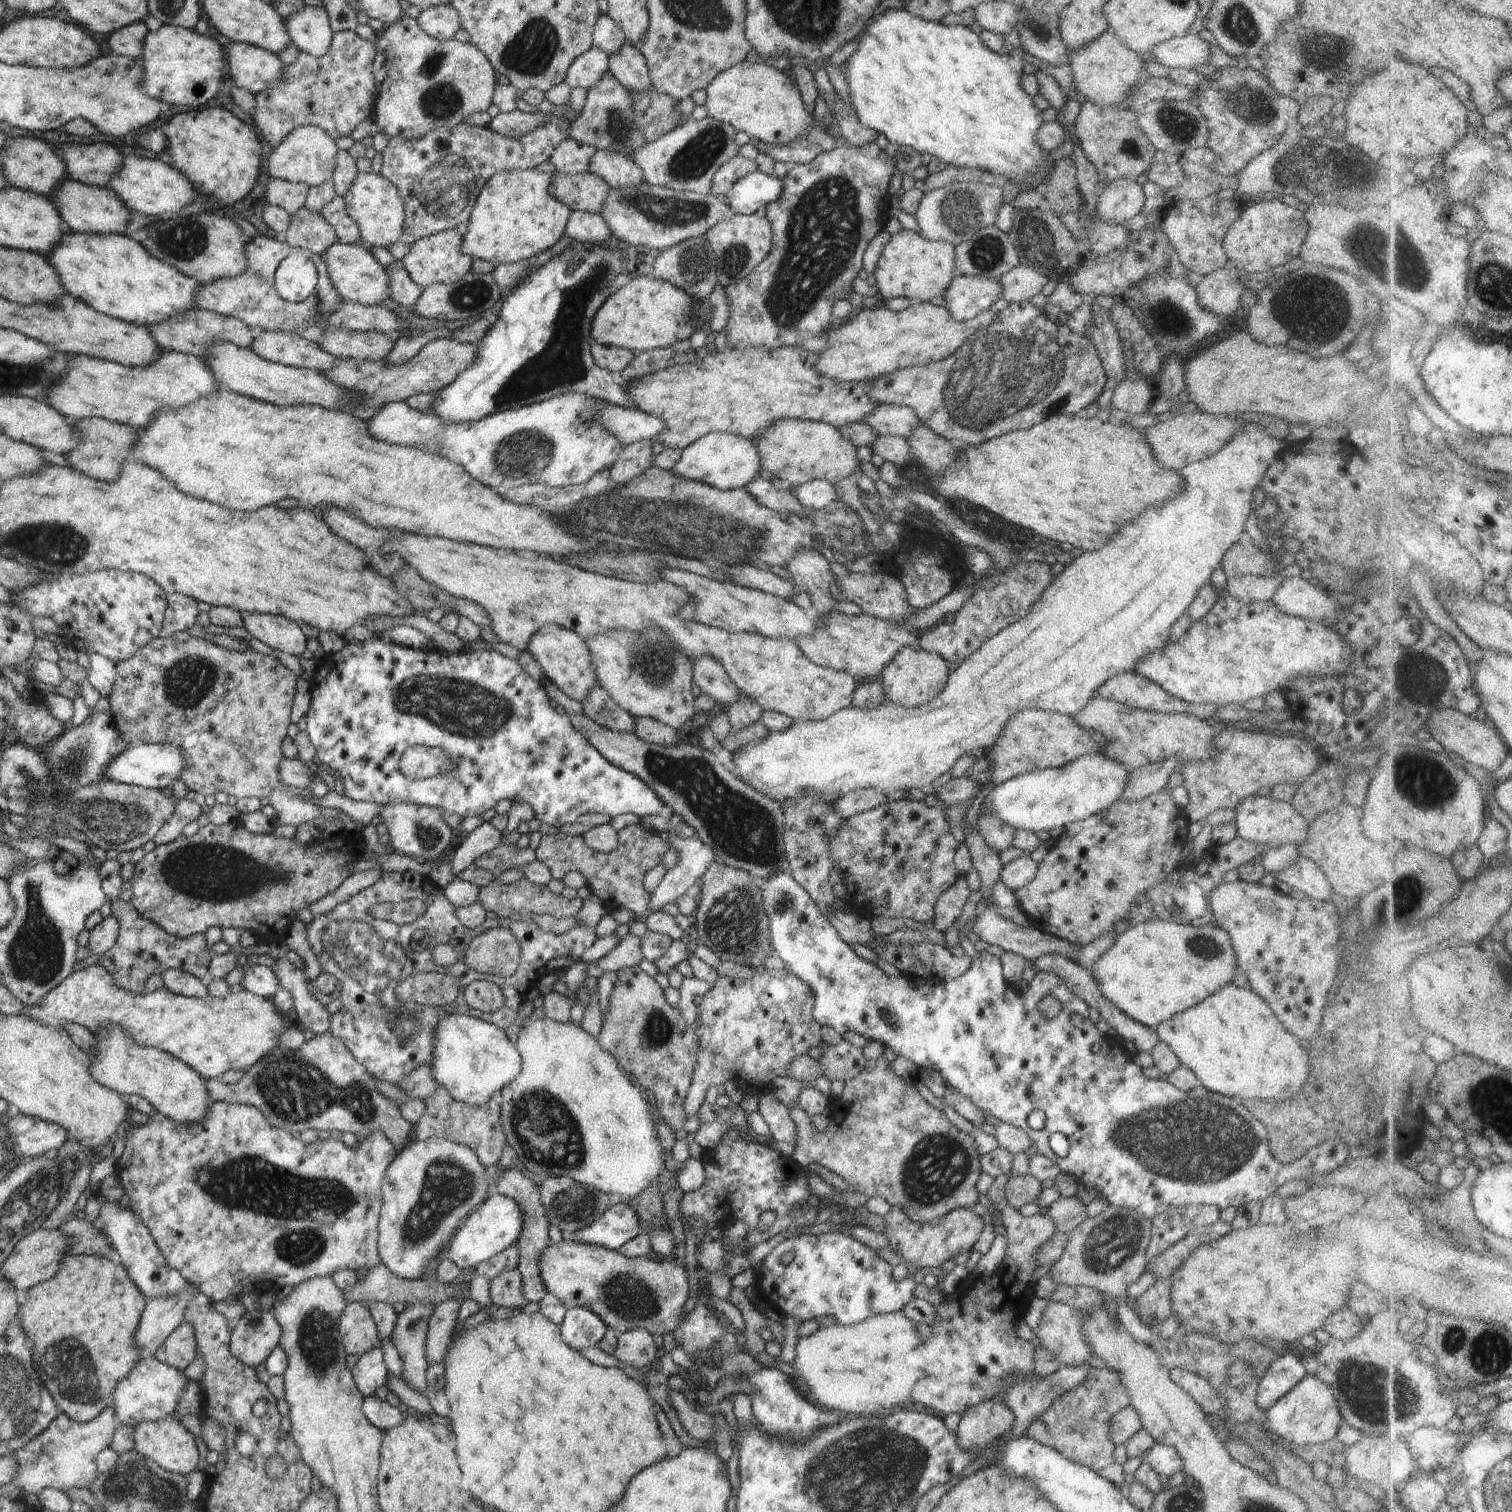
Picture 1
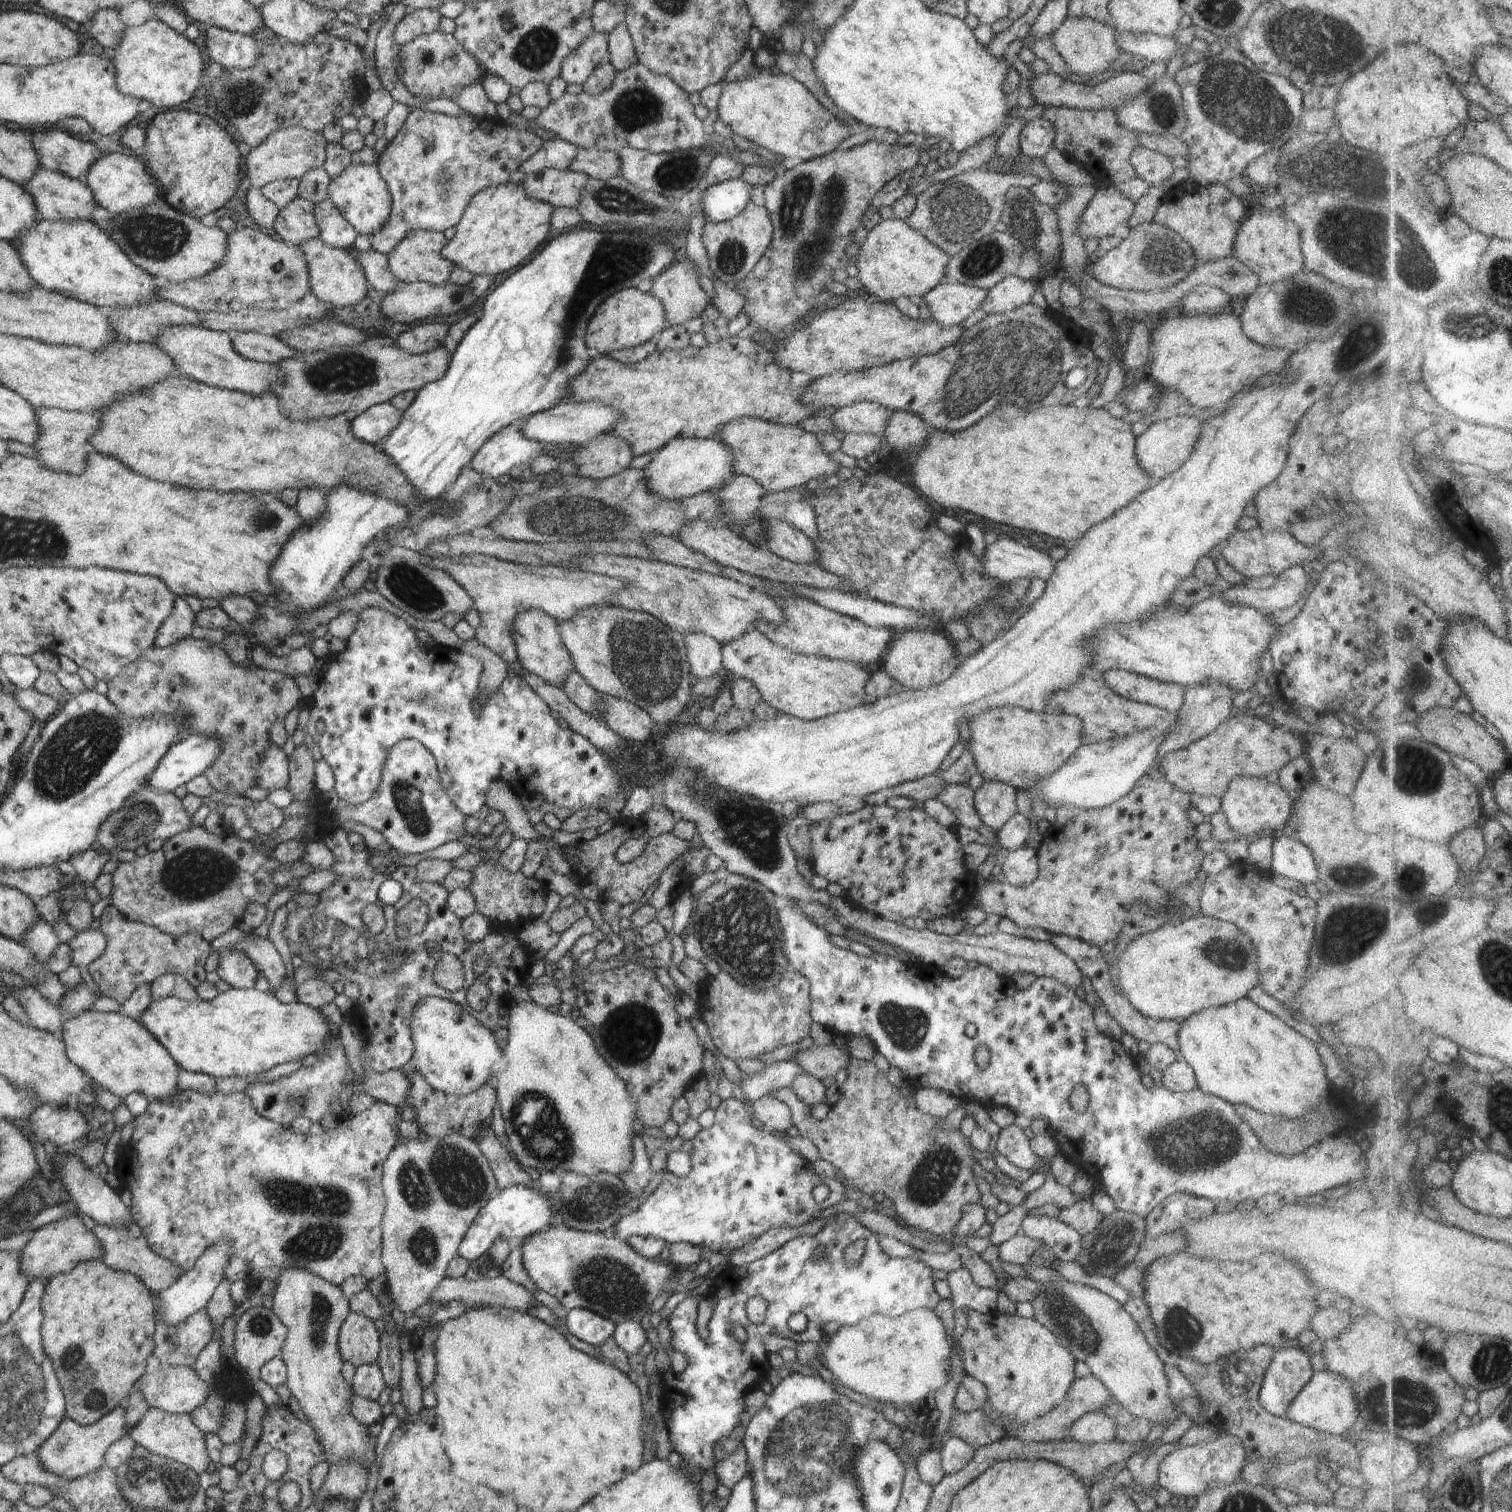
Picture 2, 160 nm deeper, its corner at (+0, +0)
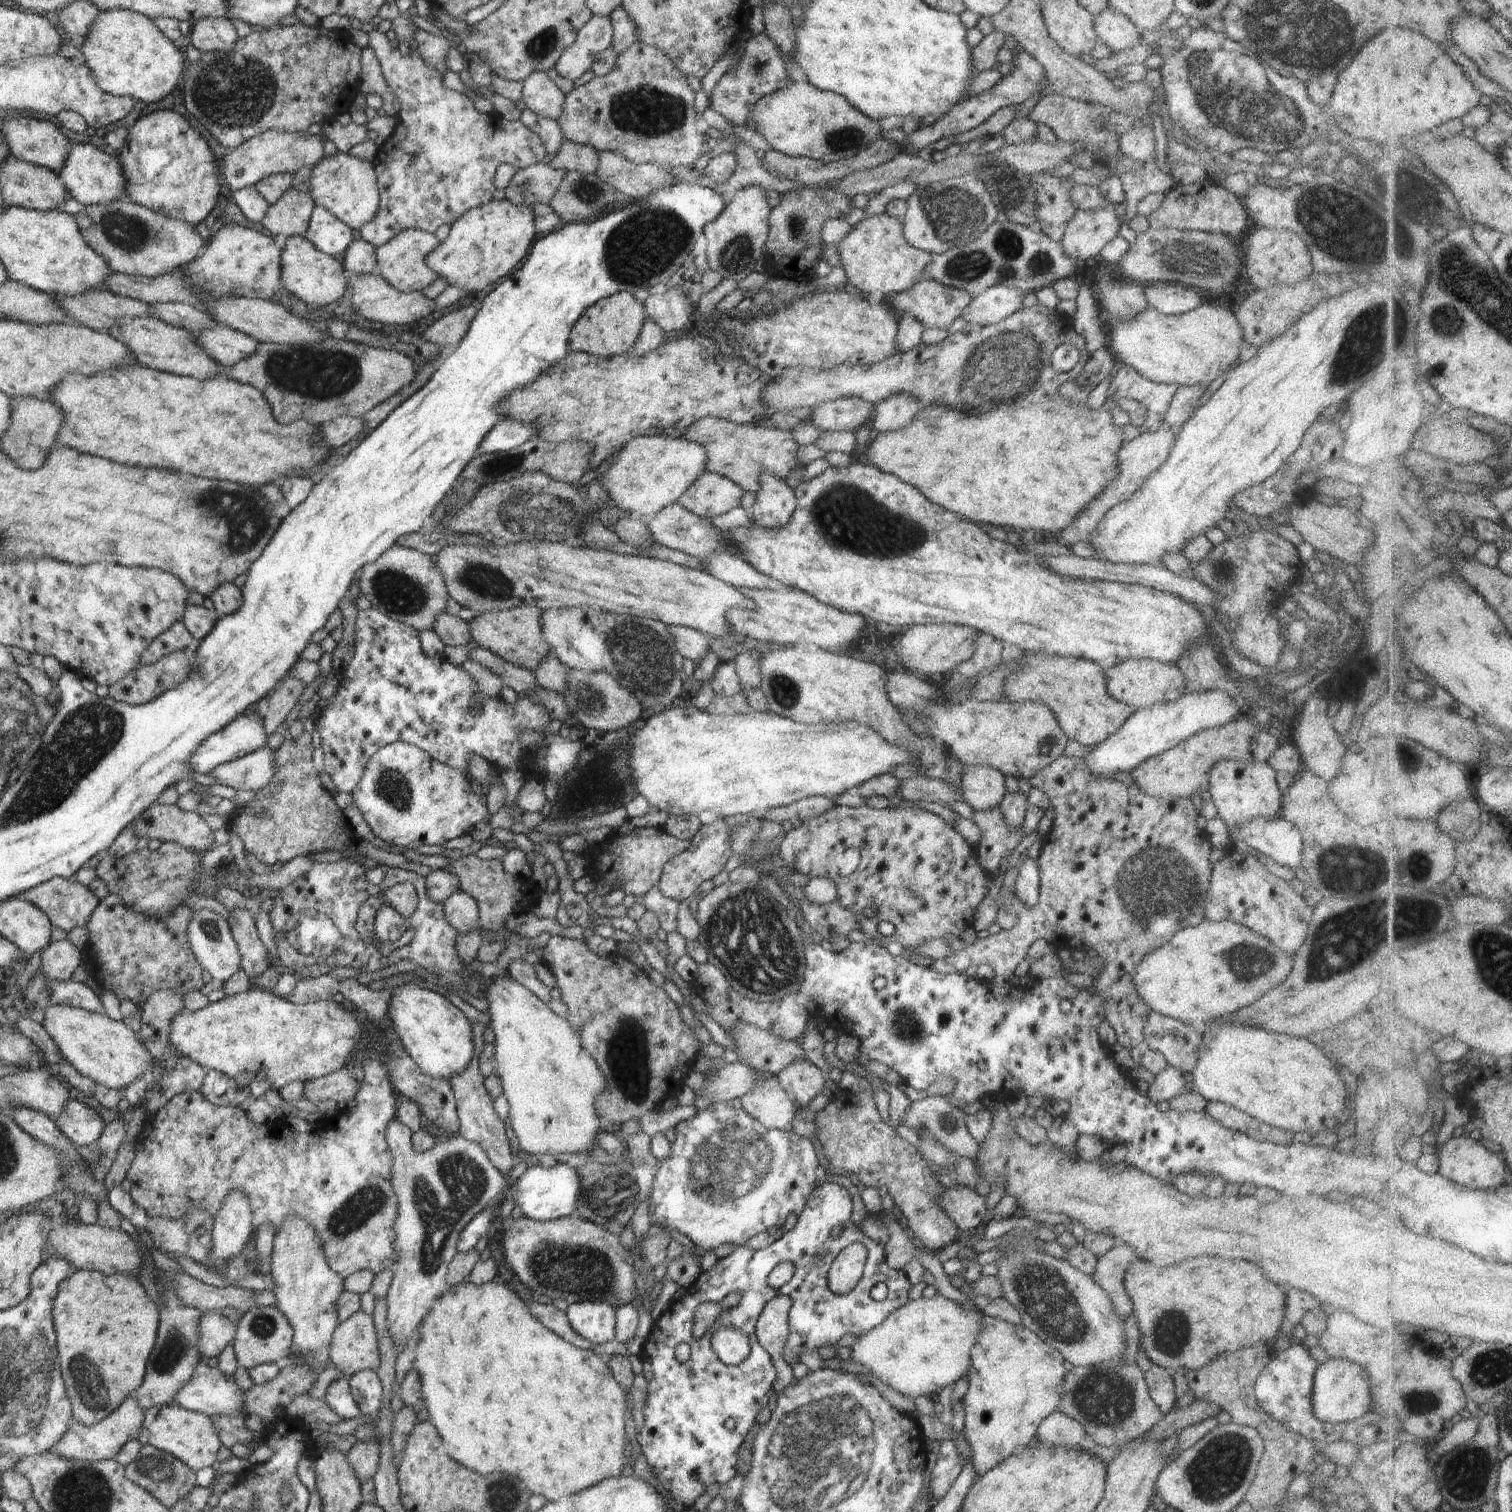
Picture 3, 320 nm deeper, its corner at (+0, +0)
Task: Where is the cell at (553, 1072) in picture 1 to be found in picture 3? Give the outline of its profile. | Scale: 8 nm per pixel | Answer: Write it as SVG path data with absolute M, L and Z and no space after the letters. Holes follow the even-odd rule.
M495 976L485 998L490 1014L489 1026L495 1036L492 1066L500 1077L504 1096L508 1099L509 1118L520 1148L535 1155L585 1153L595 1143L595 1136L602 1131L595 1098L605 1089L605 1080L596 1061L584 1050L579 1037L563 1017L554 1013L512 977Z

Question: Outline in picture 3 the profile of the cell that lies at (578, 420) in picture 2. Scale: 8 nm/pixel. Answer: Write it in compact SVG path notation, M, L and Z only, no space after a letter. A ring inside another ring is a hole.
M504 419L495 424L491 431L484 436L476 454L496 454L515 449L517 446L524 444L524 442L535 438L536 433L537 430L534 425L518 422L514 419Z

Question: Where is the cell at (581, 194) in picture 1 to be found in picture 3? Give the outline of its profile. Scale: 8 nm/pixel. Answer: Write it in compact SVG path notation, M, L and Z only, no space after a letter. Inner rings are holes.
M548 162L518 169L504 189L505 198L519 207L548 205L566 173L564 169L552 168Z

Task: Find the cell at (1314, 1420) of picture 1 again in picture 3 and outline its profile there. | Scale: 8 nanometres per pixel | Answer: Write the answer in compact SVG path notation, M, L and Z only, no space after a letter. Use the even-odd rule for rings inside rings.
M1332 1358L1317 1366L1311 1399L1316 1418L1333 1425L1355 1421L1372 1410L1373 1404L1366 1371L1351 1360Z

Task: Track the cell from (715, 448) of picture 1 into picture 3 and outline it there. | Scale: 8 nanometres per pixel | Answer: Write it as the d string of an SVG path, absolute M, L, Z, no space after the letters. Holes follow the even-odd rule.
M656 435L656 436L639 436L617 450L617 453L612 454L615 458L612 465L599 474L600 484L605 490L611 502L622 512L626 514L656 514L661 508L677 502L678 497L695 483L696 477L700 473L704 473L705 460L707 459L704 447L686 439L675 439L672 437Z

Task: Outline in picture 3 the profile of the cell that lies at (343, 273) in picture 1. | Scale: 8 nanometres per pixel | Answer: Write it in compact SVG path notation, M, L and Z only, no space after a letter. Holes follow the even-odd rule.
M304 236L286 237L280 260L281 284L296 298L308 304L321 306L339 301L342 296L345 296L347 278L341 258L336 259L324 254Z

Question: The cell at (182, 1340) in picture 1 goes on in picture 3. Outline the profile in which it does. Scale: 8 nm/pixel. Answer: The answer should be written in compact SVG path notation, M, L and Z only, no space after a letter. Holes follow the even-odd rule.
M208 1311L201 1314L197 1349L202 1358L218 1358L226 1346L233 1344L237 1326L220 1312Z

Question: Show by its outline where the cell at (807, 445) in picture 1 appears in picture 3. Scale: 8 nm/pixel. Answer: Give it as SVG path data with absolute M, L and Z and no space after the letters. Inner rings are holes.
M702 417L691 424L680 439L695 442L704 447L707 459L705 470L735 482L743 491L758 492L759 474L771 472L786 481L790 470L800 464L795 456L797 442L790 431L769 429L756 423L738 424L718 417Z

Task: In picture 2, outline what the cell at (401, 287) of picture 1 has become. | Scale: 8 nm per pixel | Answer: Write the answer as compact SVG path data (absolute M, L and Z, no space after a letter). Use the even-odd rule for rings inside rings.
M372 248L367 251L360 251L355 261L362 269L364 278L371 290L386 294L392 292L400 283L389 269L389 258L384 253Z

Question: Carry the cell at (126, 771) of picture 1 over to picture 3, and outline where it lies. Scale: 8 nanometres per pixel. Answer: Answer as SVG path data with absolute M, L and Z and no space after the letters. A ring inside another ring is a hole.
M250 708L246 713L237 716L224 728L221 728L201 743L200 748L197 748L192 758L189 759L189 767L194 769L194 772L208 774L219 764L248 756L262 749L266 745L266 739L265 718L257 710Z

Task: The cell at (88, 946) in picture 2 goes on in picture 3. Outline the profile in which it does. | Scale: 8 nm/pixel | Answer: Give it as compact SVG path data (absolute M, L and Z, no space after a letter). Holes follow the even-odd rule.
M67 939L50 943L41 952L42 972L55 981L70 981L81 963L85 963L85 951L80 951Z

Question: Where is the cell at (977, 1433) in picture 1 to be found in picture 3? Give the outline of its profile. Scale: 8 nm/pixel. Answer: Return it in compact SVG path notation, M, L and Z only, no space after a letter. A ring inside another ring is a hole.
M950 1441L941 1442L941 1453L934 1469L930 1472L928 1492L933 1501L939 1501L949 1490L962 1467L962 1455L959 1454L955 1444Z

